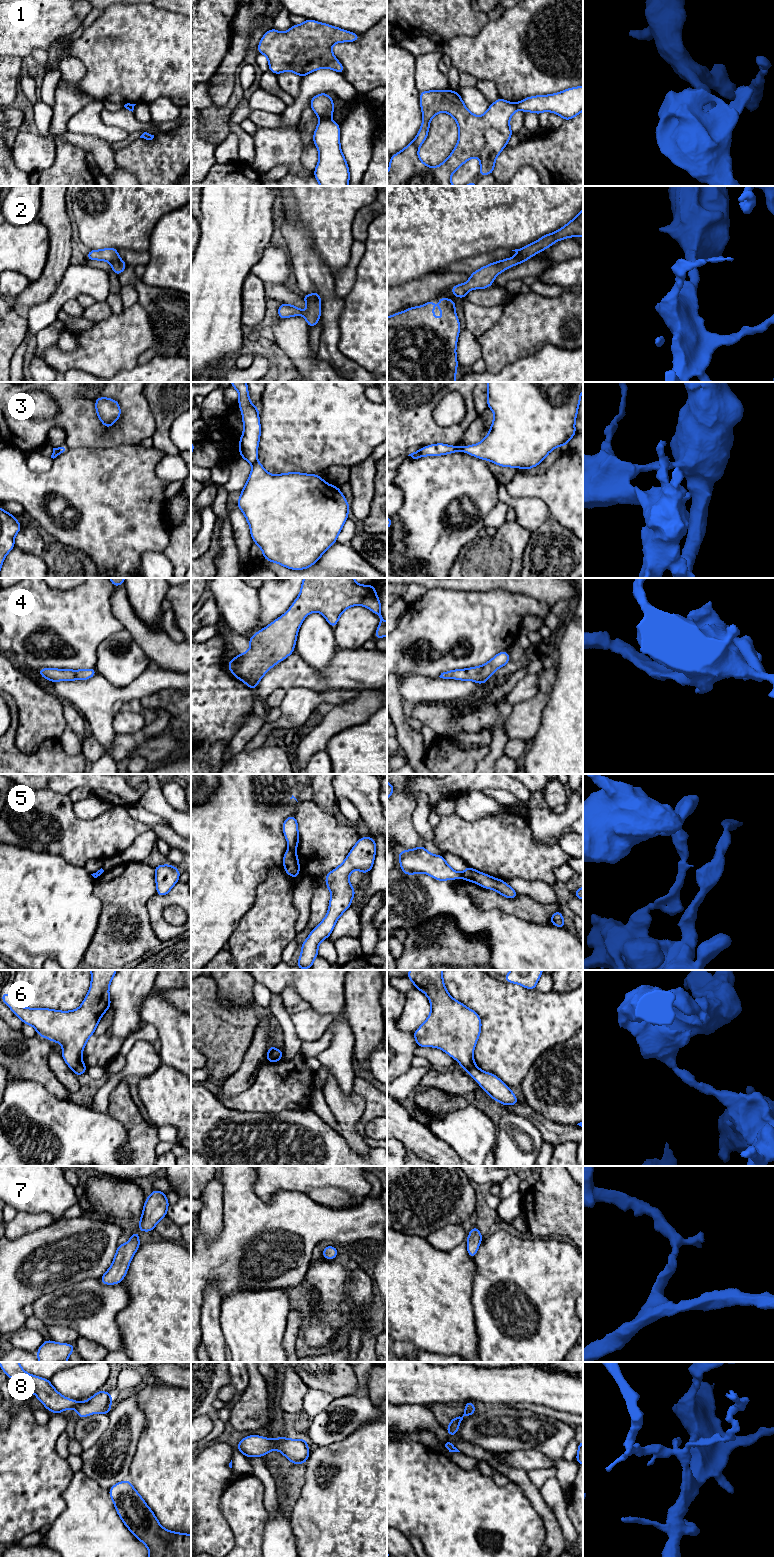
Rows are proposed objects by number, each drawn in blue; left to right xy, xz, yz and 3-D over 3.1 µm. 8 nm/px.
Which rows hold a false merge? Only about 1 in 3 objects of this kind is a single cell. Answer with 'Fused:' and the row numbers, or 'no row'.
Fused: 1, 3, 5, 6

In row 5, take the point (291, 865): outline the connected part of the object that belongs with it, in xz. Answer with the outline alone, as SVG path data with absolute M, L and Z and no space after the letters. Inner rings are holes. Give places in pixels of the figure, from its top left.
M288 849L283 857L283 867L285 872L294 878L299 878L299 859L295 850Z

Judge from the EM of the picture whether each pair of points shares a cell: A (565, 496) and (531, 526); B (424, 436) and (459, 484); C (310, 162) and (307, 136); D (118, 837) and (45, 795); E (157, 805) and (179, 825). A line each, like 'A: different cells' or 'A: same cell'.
A: different cells
B: different cells
C: same cell
D: same cell
E: same cell

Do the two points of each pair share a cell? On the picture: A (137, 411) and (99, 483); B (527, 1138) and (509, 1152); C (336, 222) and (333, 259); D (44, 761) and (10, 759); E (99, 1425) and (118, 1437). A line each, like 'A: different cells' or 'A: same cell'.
A: different cells
B: same cell
C: same cell
D: same cell
E: different cells

